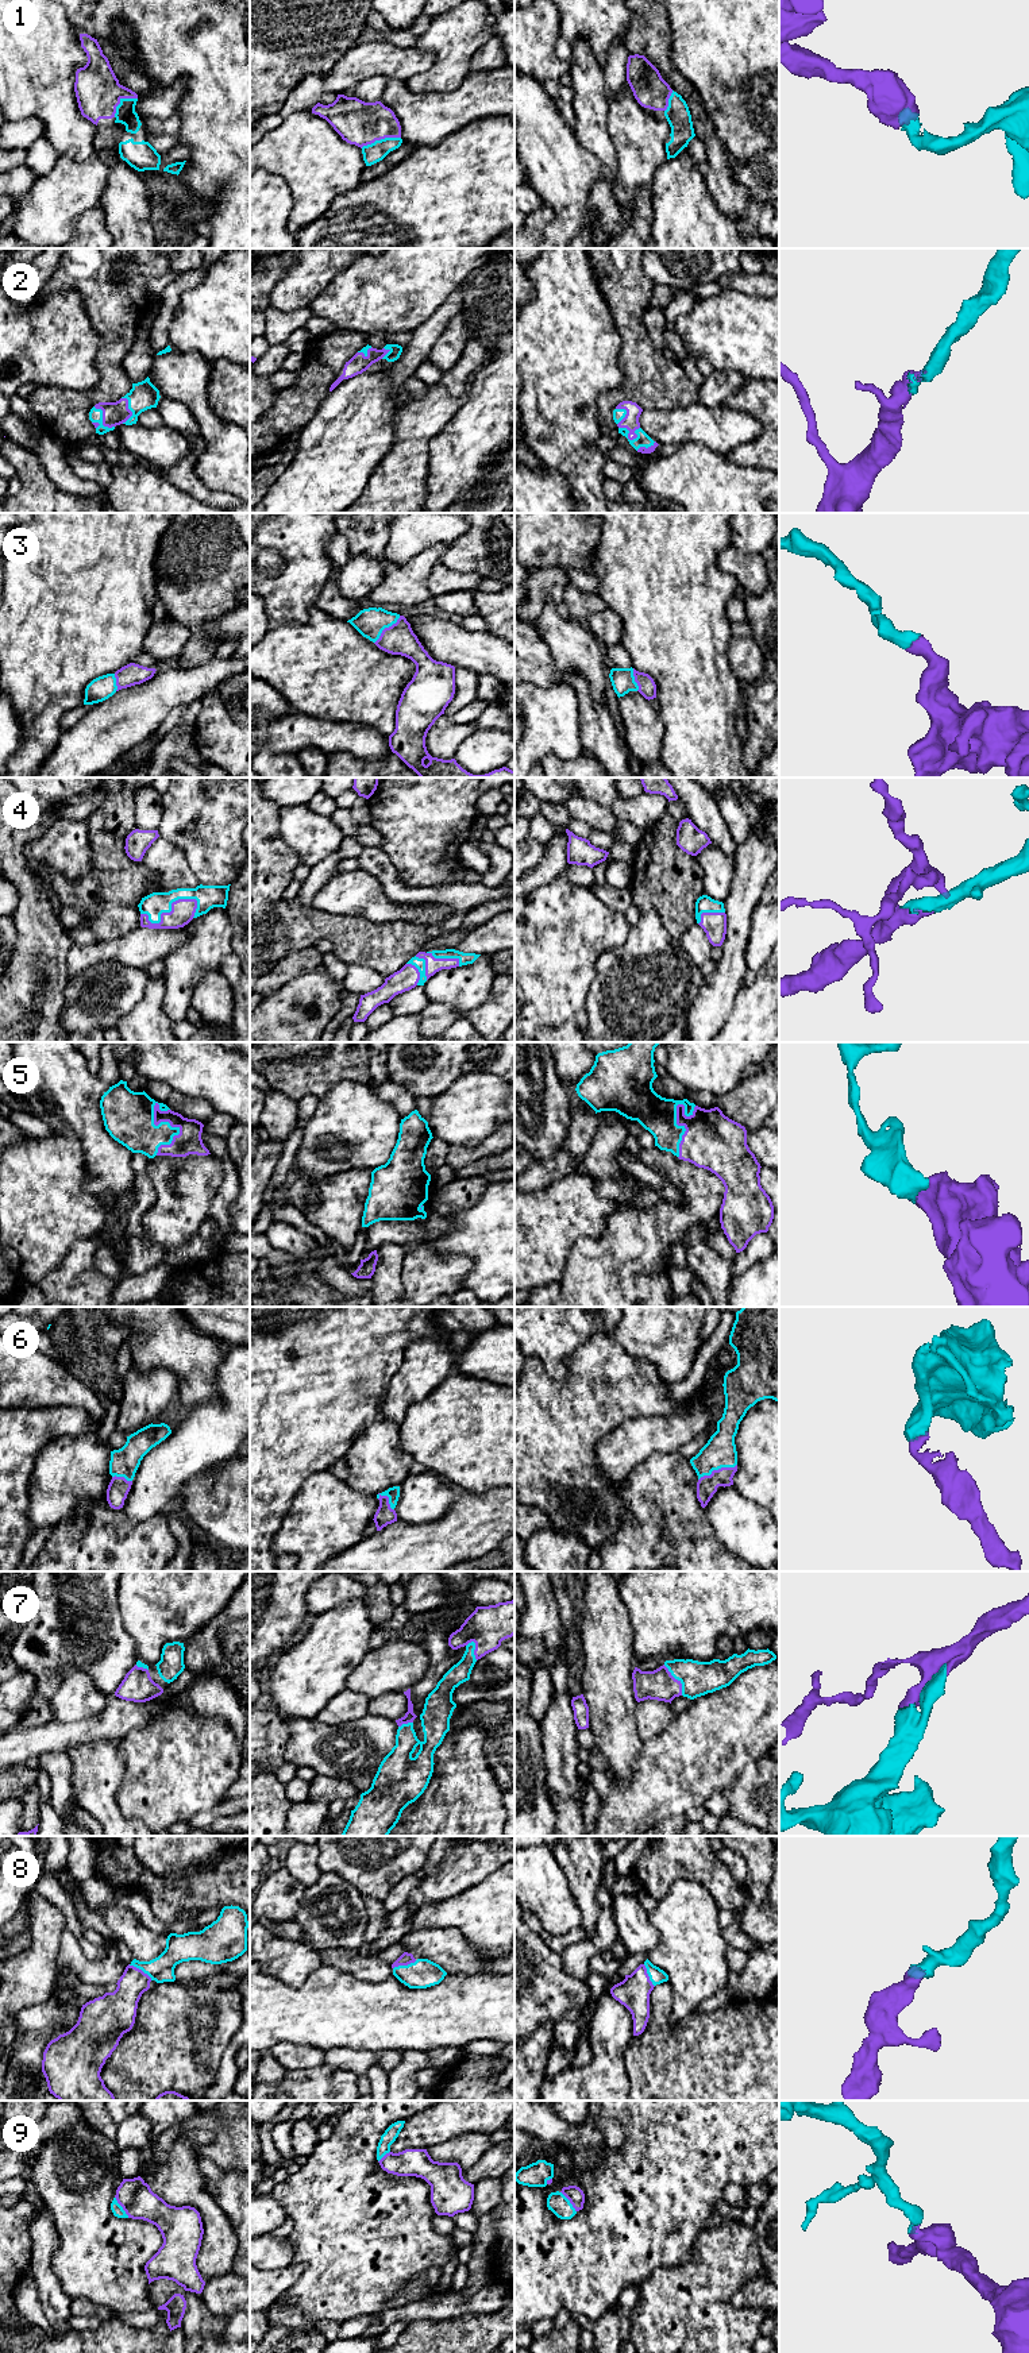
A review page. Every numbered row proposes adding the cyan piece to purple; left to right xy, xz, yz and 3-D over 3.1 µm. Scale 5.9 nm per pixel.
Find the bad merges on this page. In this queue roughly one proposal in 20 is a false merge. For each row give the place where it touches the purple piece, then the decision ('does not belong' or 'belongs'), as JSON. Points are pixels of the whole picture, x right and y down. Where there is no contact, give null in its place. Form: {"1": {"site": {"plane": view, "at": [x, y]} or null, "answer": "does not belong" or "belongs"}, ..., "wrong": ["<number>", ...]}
{"1": {"site": {"plane": "xz", "at": [380, 139]}, "answer": "belongs"}, "2": {"site": {"plane": "xy", "at": [103, 419]}, "answer": "belongs"}, "3": {"site": {"plane": "xz", "at": [385, 628]}, "answer": "belongs"}, "4": {"site": {"plane": "xy", "at": [168, 913]}, "answer": "belongs"}, "5": {"site": {"plane": "xy", "at": [173, 1126]}, "answer": "belongs"}, "6": {"site": {"plane": "yz", "at": [719, 1469]}, "answer": "belongs"}, "7": {"site": {"plane": "yz", "at": [677, 1680]}, "answer": "belongs"}, "8": {"site": {"plane": "xy", "at": [141, 1970]}, "answer": "belongs"}, "9": {"site": {"plane": "xy", "at": [122, 2206]}, "answer": "belongs"}, "wrong": []}

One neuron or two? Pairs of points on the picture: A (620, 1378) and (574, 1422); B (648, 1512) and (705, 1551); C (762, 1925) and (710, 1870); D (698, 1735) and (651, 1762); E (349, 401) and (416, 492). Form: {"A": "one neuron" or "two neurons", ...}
{"A": "one neuron", "B": "one neuron", "C": "two neurons", "D": "one neuron", "E": "two neurons"}

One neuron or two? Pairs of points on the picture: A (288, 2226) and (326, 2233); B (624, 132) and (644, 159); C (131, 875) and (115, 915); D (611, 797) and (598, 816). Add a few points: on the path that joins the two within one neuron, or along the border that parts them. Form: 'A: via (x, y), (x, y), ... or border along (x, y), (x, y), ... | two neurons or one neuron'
A: border along (289, 2217), (293, 2230), (285, 2238) | two neurons
B: via (631, 139), (640, 153) | one neuron
C: via (122, 884), (115, 891), (115, 906) | one neuron
D: border along (577, 794), (604, 805), (619, 820) | two neurons

